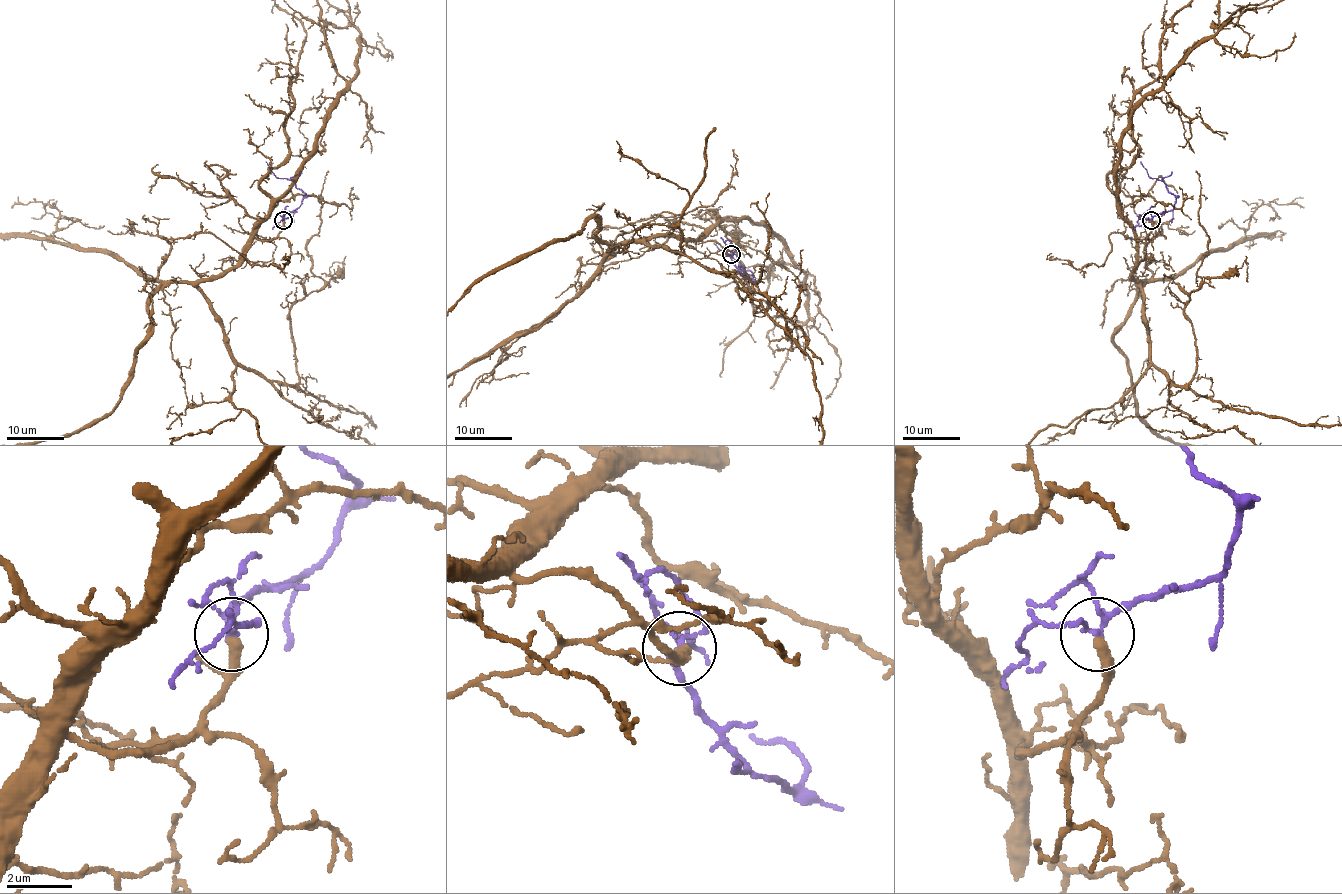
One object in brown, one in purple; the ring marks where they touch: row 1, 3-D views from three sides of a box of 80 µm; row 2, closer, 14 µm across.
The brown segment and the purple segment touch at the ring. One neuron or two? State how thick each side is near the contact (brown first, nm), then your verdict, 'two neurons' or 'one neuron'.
calibres 320 and 140 nm; one neuron

